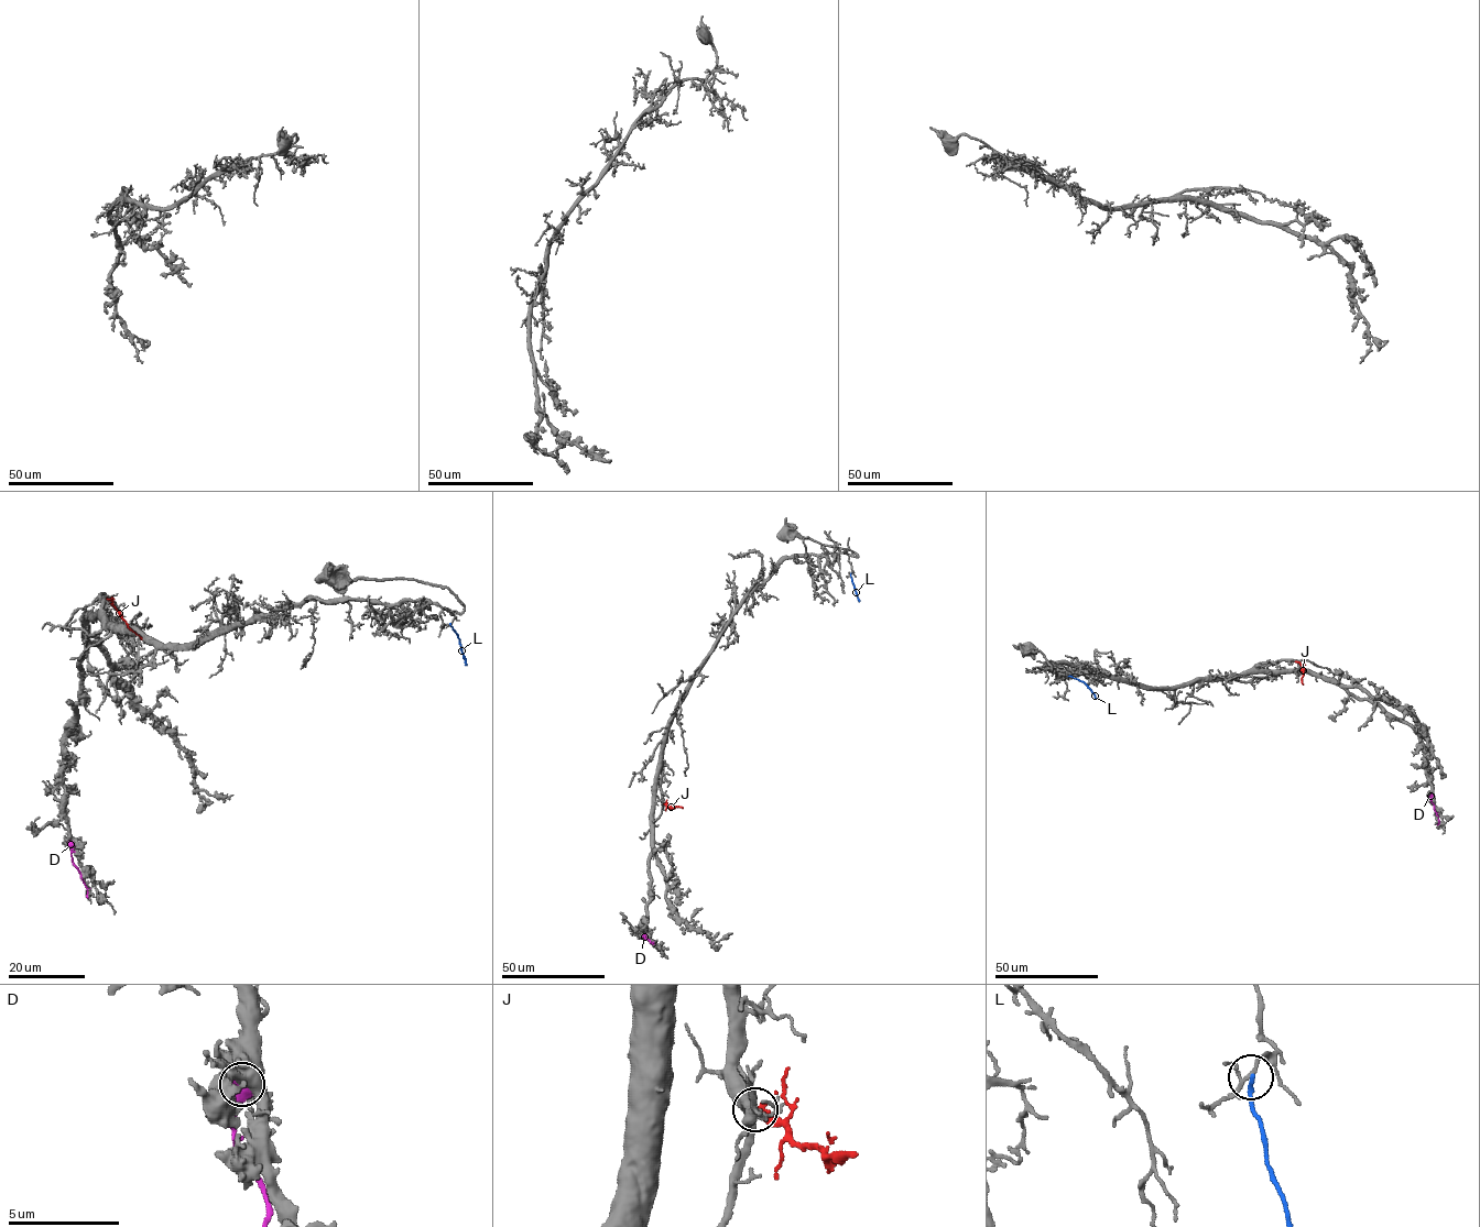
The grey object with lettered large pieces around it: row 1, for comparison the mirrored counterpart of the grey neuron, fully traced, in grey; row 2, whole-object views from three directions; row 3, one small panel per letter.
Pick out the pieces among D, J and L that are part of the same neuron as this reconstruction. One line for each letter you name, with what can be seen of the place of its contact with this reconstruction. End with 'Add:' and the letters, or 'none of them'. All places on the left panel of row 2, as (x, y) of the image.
J: meets grey at (107, 599)
Add: J

